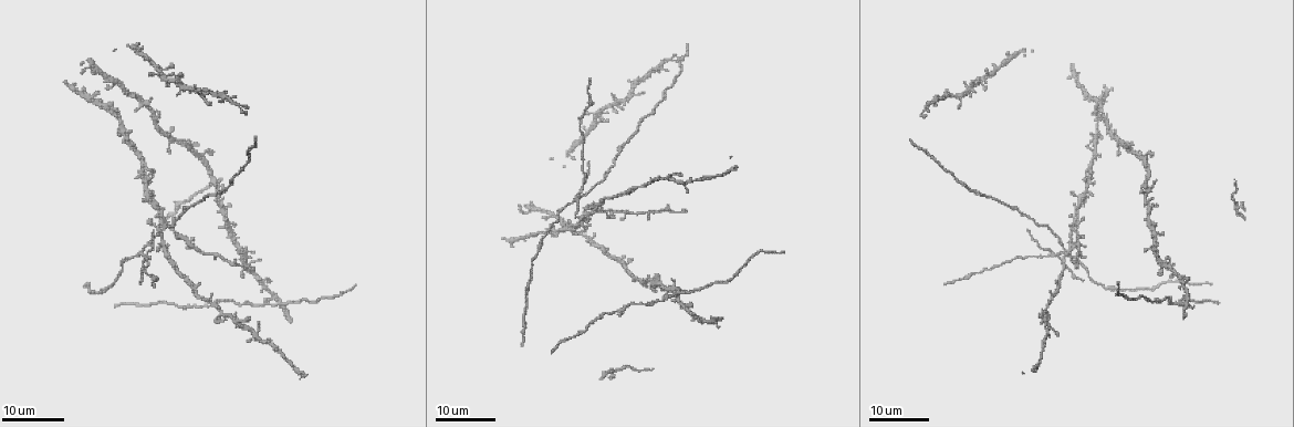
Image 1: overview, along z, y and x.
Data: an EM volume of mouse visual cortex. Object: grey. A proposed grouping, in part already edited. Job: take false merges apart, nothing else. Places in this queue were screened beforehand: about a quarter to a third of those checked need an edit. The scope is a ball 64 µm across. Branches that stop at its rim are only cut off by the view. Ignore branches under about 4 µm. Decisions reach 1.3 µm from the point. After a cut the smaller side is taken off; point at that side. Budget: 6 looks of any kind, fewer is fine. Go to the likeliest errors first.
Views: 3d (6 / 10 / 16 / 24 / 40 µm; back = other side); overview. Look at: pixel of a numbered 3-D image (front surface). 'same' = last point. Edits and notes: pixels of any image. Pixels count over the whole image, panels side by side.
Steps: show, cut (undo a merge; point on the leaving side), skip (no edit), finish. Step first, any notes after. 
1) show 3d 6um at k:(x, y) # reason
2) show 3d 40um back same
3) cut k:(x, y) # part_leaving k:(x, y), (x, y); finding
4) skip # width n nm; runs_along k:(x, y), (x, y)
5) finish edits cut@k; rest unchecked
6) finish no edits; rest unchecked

show 3d 16um at 1:(1053, 251) # branch point

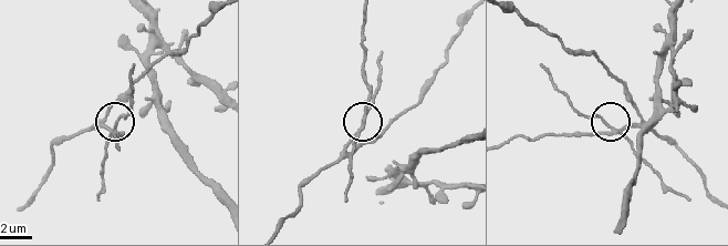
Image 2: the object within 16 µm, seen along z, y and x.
show 3d 6um at 2:(116, 123)

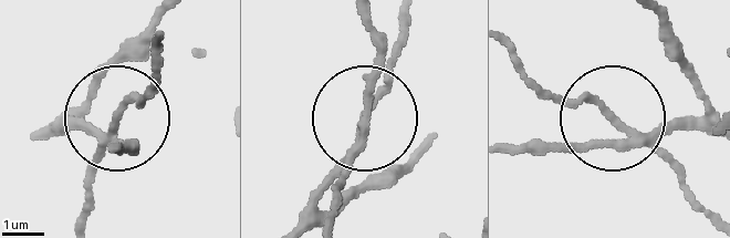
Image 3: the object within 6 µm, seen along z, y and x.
cut 3:(83, 182) # arms 3; part_leaving 3:(107, 136), (146, 94), (153, 41); two neurons meet here

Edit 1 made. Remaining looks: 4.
show overview

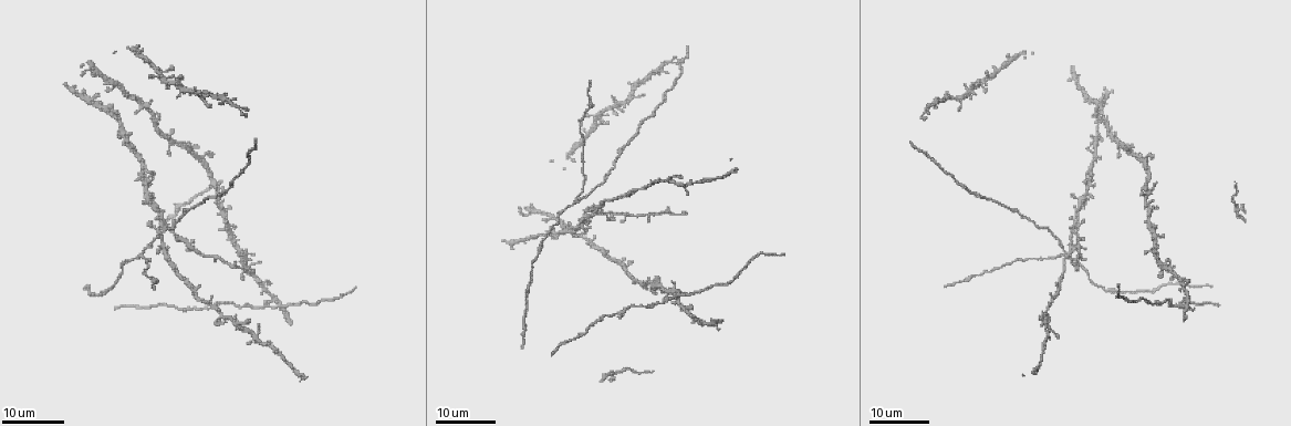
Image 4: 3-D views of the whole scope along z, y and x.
show 3d 16um at 4:(1164, 266)

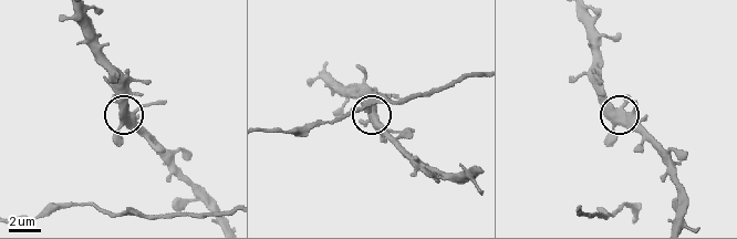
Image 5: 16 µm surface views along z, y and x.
show 3d 6um at 5:(124, 120) # zoom in

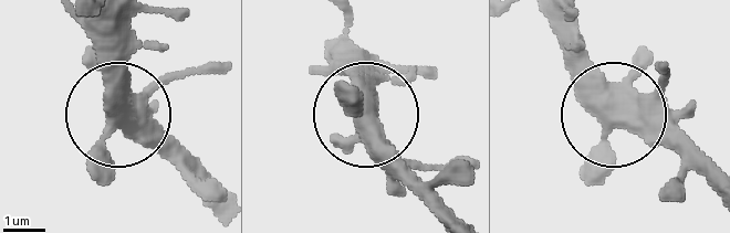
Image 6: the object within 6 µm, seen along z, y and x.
skip # one neuron here

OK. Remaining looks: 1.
finish edits cut@3; rest unchecked

